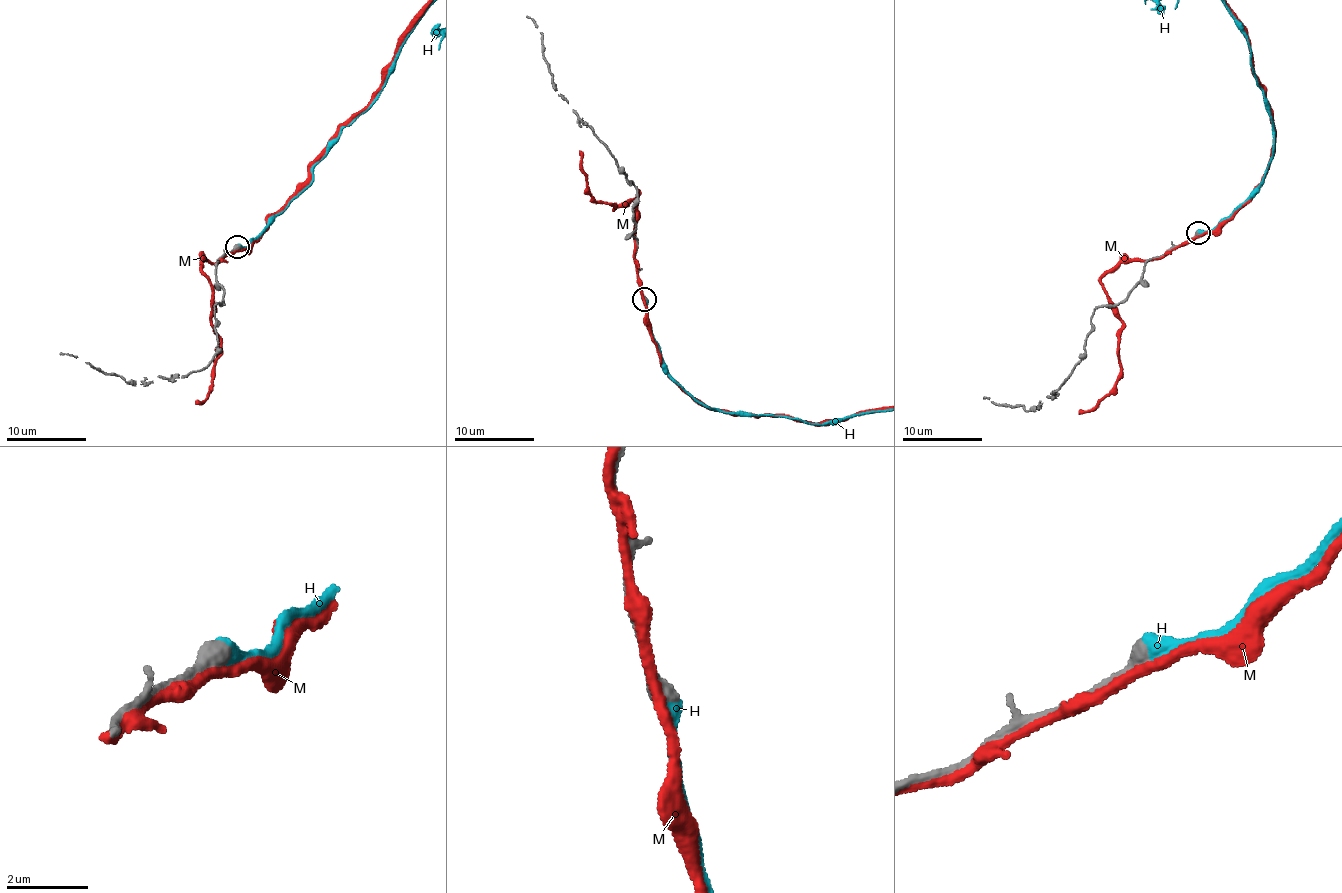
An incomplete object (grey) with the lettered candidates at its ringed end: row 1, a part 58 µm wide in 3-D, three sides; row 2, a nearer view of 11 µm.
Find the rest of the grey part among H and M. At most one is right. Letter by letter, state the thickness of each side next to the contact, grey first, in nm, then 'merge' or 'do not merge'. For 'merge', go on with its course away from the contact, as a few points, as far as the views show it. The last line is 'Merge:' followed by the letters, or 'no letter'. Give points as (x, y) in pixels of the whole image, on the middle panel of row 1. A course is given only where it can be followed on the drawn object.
H: 460 nm thick on the grey side, 440 nm on the other; merge
M: 200 nm thick on the grey side, 320 nm on the other; do not merge
Merge: H

